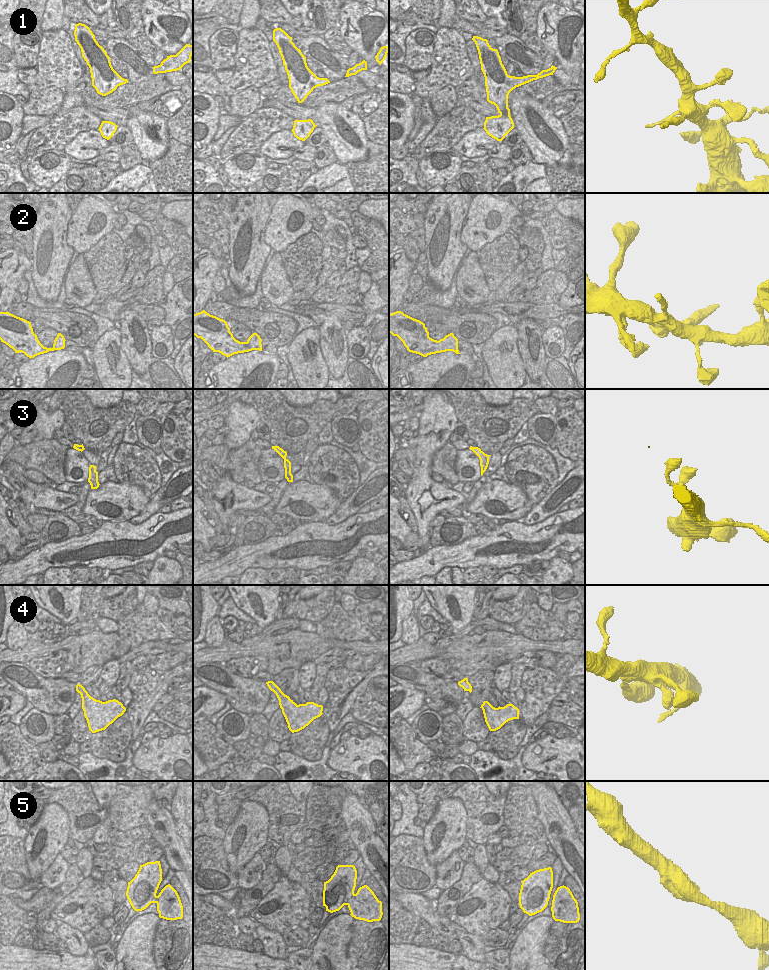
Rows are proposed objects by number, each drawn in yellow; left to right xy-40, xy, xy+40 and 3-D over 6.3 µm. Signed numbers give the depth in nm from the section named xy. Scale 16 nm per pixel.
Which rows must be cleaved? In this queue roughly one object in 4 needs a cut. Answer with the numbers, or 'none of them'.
none of them

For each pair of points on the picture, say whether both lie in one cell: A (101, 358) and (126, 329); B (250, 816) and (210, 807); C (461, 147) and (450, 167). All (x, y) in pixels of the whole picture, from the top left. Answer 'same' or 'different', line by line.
A: different
B: different
C: different

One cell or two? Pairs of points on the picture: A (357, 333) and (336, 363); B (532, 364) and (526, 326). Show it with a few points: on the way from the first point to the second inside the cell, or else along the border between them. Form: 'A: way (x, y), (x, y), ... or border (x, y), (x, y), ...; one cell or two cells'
A: border (346, 332), (347, 354), (349, 356); two cells
B: way (530, 355), (526, 347), (526, 335); one cell

